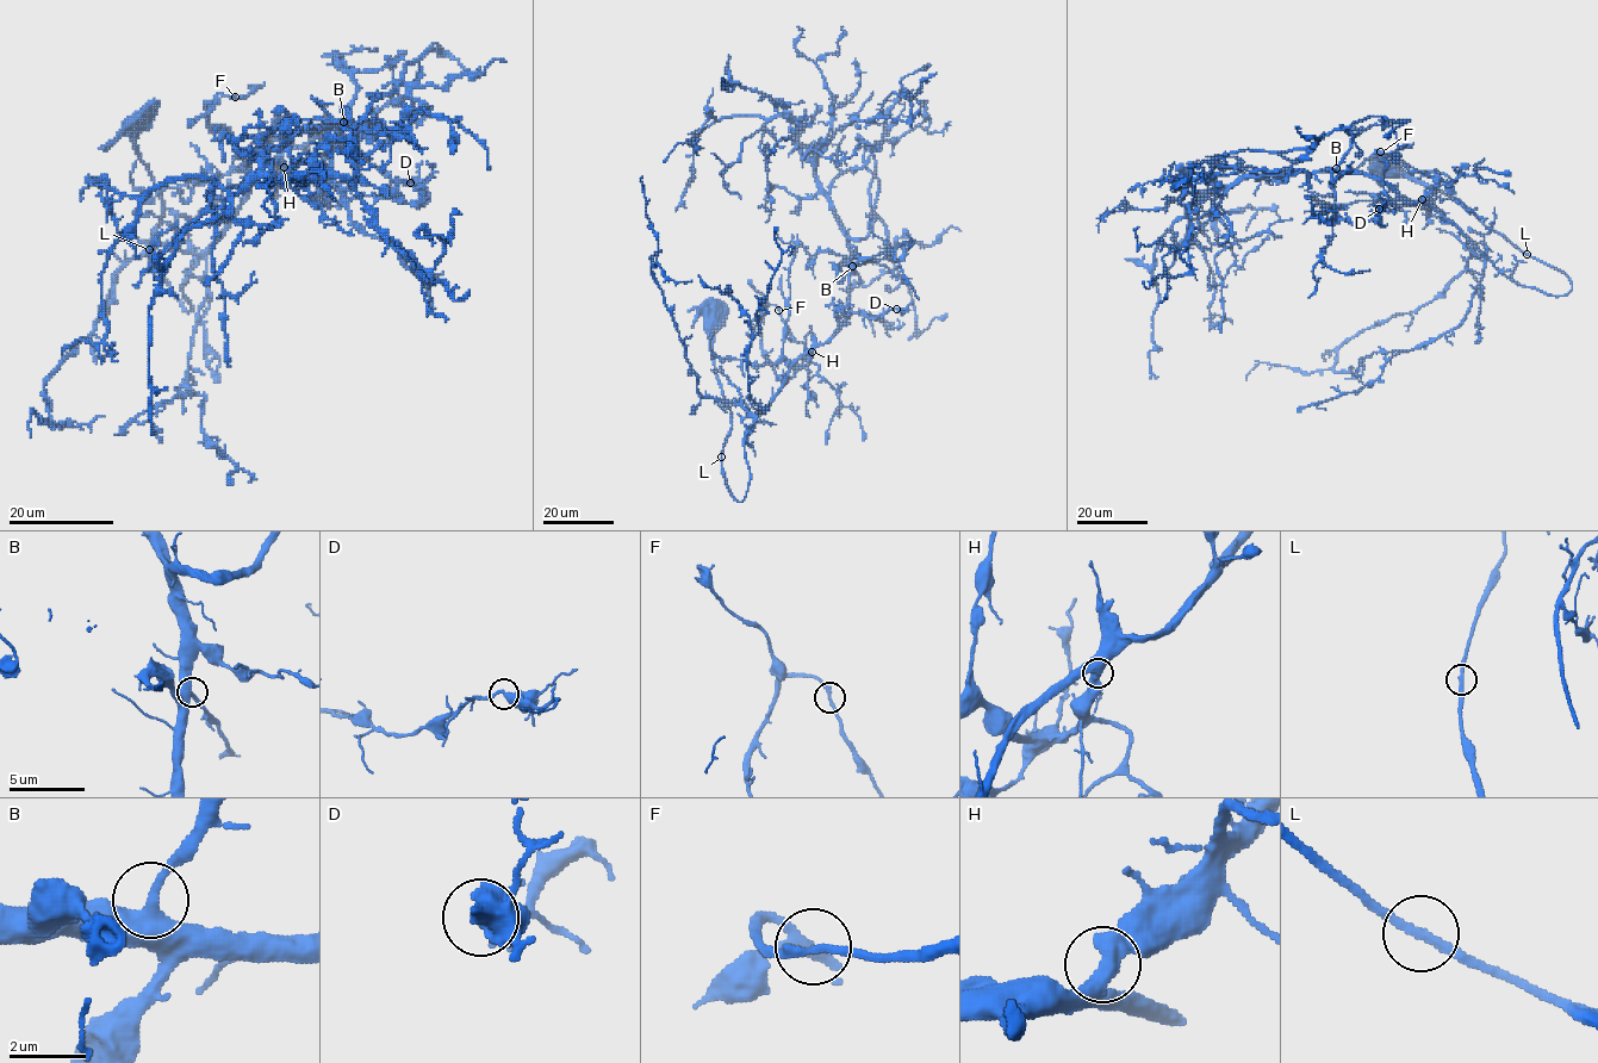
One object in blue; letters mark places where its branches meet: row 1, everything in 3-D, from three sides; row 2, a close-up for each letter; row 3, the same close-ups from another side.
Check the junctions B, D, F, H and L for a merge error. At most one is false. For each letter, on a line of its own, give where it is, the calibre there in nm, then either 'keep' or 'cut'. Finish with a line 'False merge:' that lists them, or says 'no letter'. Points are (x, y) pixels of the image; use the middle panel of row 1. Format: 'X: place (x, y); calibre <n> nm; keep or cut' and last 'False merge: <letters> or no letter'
B: place (852, 266); calibre 360 nm; keep
D: place (896, 309); calibre 420 nm; keep
F: place (778, 310); calibre 220 nm; keep
H: place (812, 352); calibre 500 nm; keep
L: place (721, 457); calibre 240 nm; keep
False merge: no letter

